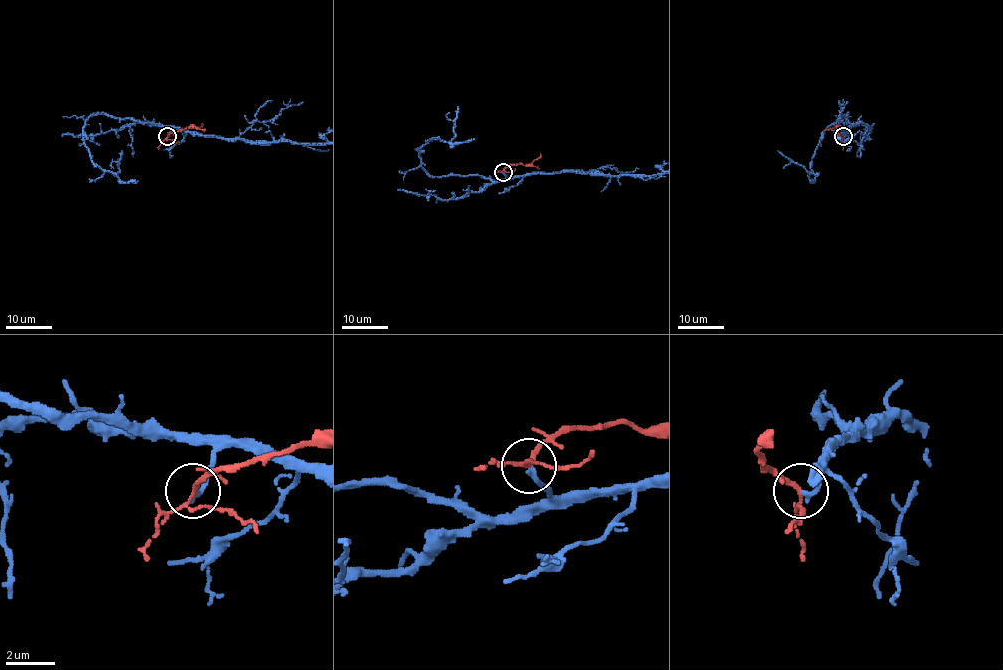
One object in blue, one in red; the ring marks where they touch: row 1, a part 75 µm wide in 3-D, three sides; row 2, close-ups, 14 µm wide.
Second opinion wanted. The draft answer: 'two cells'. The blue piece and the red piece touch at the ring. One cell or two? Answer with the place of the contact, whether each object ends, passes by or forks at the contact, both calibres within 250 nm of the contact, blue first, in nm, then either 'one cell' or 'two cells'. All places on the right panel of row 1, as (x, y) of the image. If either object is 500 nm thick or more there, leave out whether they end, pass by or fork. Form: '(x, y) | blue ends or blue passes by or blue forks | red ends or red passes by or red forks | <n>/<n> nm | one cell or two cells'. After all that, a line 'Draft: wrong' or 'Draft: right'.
(843, 136) | blue ends | red forks | 200/130 nm | one cell
Draft: wrong

